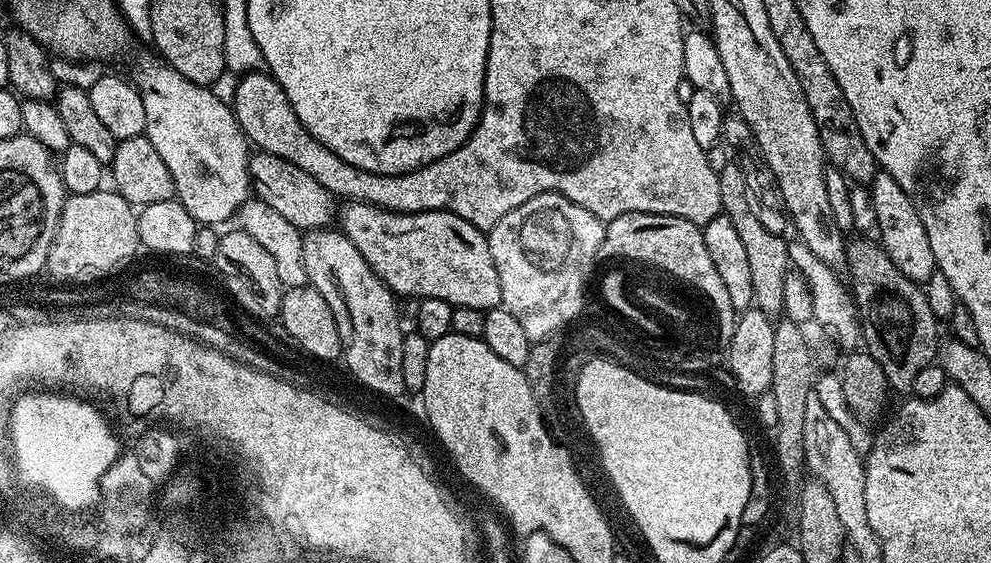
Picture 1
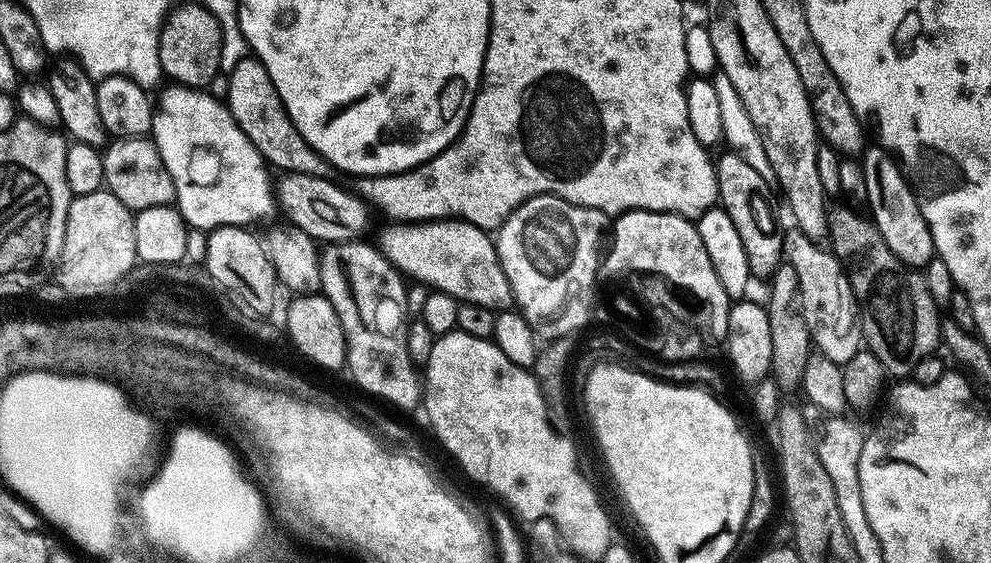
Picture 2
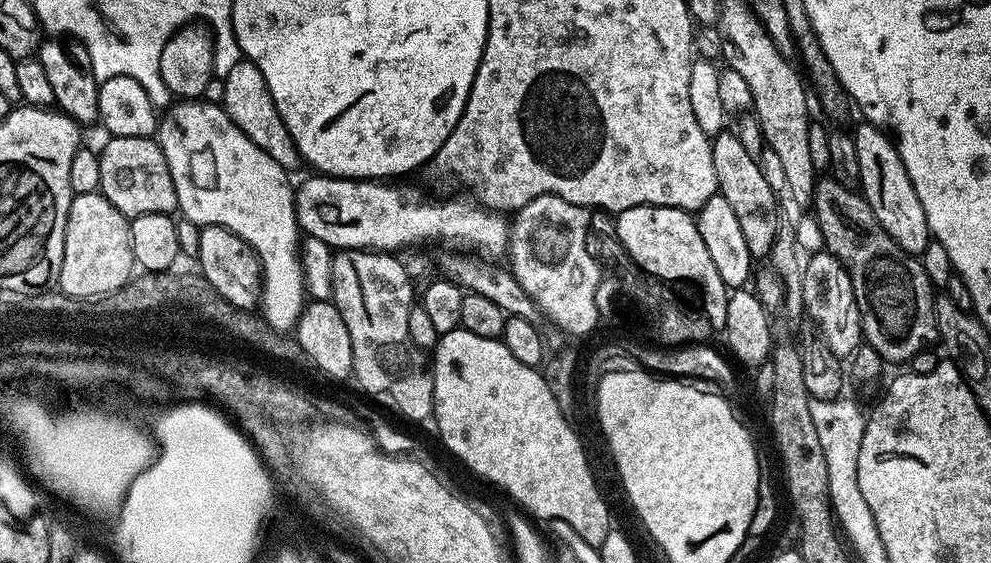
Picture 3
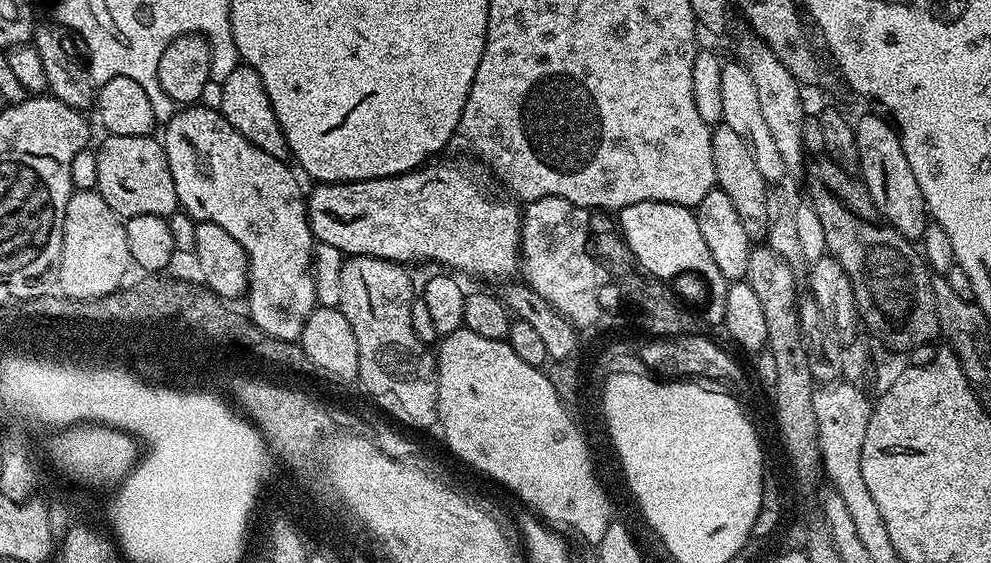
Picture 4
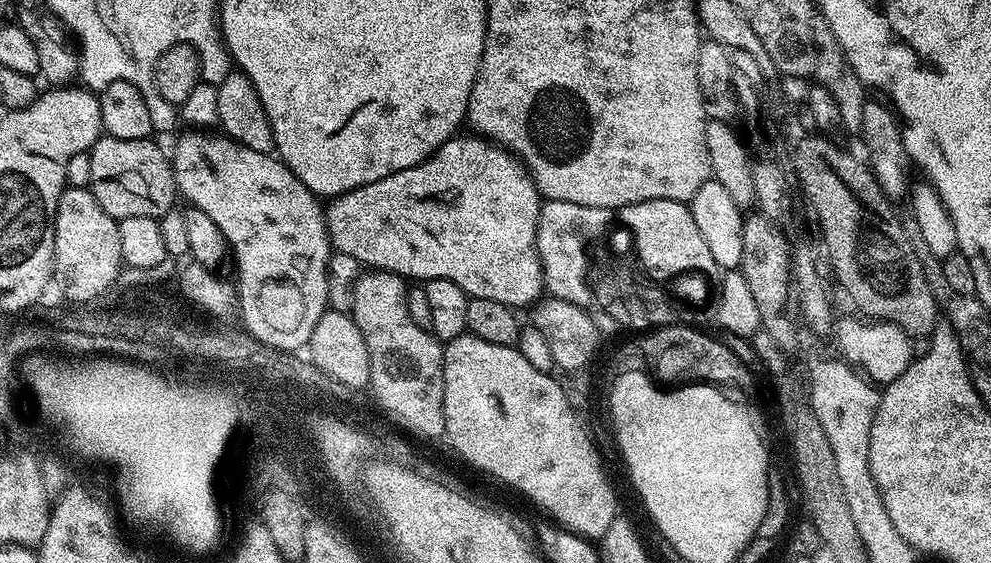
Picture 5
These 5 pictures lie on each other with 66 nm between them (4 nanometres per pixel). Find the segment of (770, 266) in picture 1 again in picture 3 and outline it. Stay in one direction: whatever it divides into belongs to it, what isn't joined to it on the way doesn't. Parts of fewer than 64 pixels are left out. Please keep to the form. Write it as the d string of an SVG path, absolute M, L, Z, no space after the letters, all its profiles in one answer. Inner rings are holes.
M725 130L712 140L712 157L714 158L714 178L716 191L734 209L738 217L738 226L746 238L746 250L750 250L753 261L771 257L777 231L782 218L776 214L778 197L766 180L761 163L750 158L739 137L732 131Z

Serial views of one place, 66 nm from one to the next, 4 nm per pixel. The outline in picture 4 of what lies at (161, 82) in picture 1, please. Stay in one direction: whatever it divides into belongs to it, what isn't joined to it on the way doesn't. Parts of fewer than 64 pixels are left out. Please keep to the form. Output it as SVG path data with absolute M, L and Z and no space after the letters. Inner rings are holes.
M184 106L179 110L173 111L172 117L163 125L164 136L162 135L162 143L164 153L170 162L170 174L174 174L174 186L176 193L180 199L179 207L183 209L189 216L197 221L208 221L216 223L226 233L230 234L239 242L248 256L248 286L246 291L246 299L248 298L248 307L246 312L251 317L253 323L257 325L266 335L272 336L274 339L299 341L300 331L304 329L304 323L308 320L308 315L312 313L312 309L317 307L316 291L314 290L314 278L312 277L312 249L314 247L314 237L312 227L308 224L308 210L306 207L305 197L300 196L300 188L296 185L297 173L287 167L285 161L274 158L270 154L266 154L266 150L258 150L258 146L254 146L250 142L246 142L246 138L242 138L242 134L238 134L238 130L234 130L234 126L230 126L230 122L226 122L226 118L219 110L215 108L205 108L203 106Z

